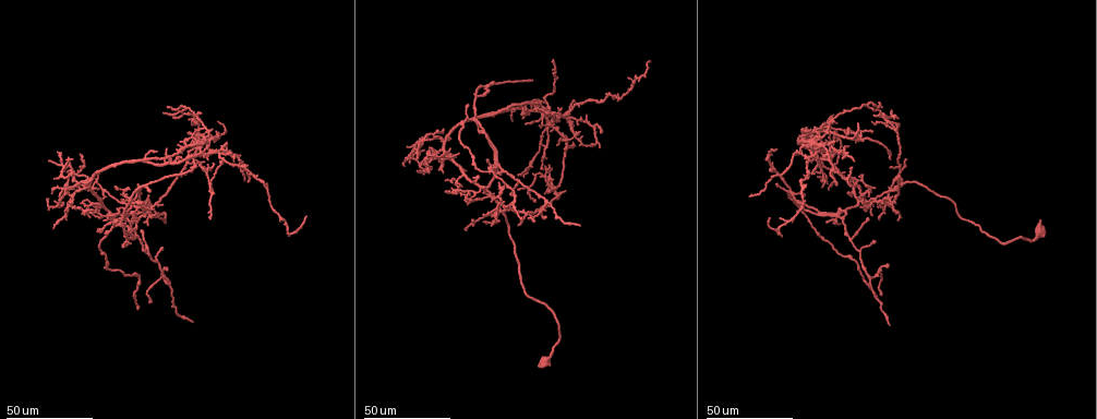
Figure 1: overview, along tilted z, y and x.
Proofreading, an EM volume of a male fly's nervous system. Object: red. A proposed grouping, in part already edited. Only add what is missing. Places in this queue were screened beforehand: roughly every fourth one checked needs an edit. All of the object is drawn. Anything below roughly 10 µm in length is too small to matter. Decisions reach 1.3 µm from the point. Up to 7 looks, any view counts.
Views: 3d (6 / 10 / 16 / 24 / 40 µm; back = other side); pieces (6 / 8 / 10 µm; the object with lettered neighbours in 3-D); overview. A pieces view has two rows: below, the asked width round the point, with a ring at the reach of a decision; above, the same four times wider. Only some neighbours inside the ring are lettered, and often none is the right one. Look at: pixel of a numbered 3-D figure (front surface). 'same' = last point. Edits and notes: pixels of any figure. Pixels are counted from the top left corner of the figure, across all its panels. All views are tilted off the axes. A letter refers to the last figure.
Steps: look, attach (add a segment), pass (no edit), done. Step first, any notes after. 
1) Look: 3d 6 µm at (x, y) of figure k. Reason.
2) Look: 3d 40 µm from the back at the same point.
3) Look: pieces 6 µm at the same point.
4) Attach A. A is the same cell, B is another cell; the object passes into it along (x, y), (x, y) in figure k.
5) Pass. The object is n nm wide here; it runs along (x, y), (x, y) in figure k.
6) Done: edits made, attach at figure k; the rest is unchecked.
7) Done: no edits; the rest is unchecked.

Look: 3d 24 µm at (99, 233) of figure 1. Branch stops here.

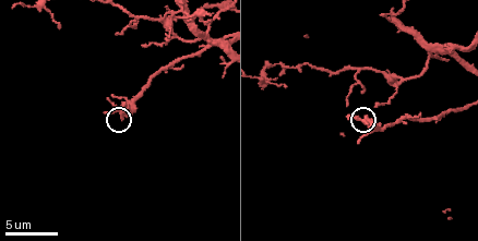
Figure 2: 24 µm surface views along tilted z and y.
Look: pieces 6 µm at (104, 111) of figure 2.

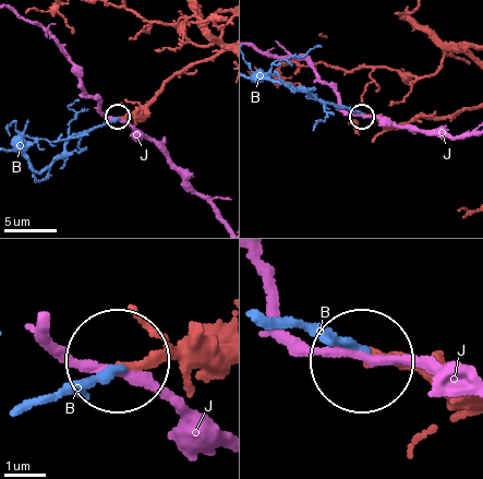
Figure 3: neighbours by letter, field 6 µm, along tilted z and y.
Attach B. The object is 190 nm wide here; B is the same cell, J is another cell; the object passes into it along (144, 106), (73, 133), (62, 151), (38, 171), (13, 151) in figure 3; the neuron continues.

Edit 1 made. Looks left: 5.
Look: 3d 24 µm at (193, 323) of figure 1.

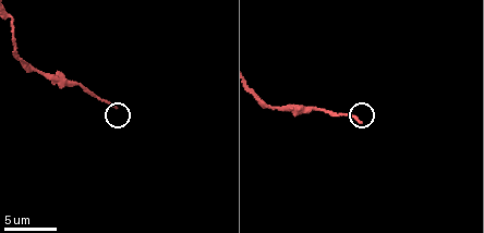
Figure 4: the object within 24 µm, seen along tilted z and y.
Look: pieces 10 µm at (359, 119) of figure 4. See the neighbours.

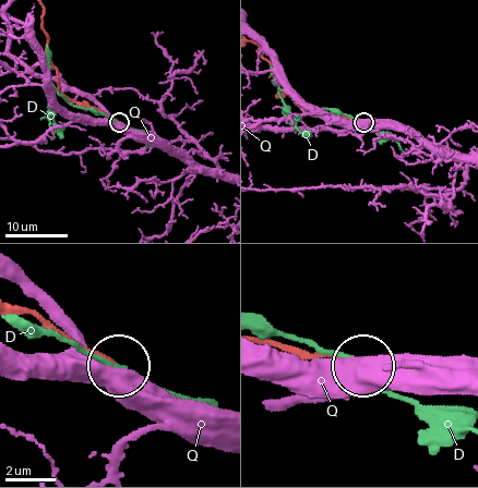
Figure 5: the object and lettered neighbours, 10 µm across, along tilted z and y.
Pass. The object is 180 nm wide here; D and Q are other cells; none of them fits.

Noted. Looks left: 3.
Look: 3d 40 µm at (776, 148) of figure 1. Long arm stops here.

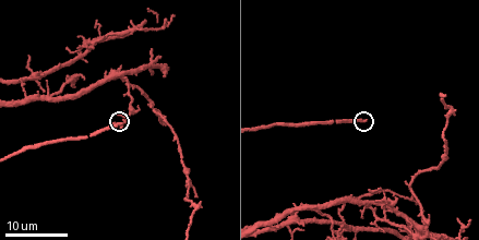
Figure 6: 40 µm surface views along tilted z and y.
Look: pieces 8 µm at (121, 125) of figure 6.

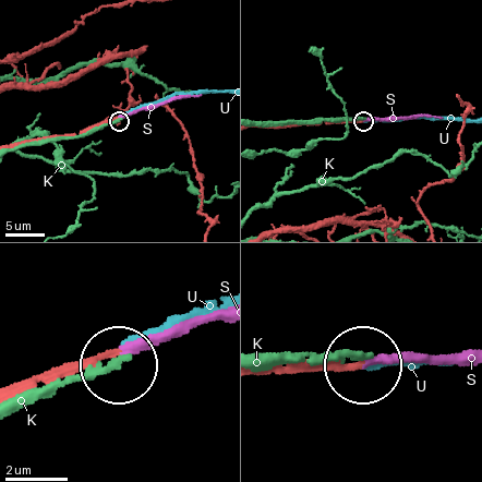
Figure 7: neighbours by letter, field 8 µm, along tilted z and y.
Attach S. The object is 180 nm wide here; S is the same cell, K and U are other cells; the neuron continues.

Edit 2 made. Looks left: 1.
Done: edits made, attach at figure 3, attach at figure 7; the rest is unchecked.

